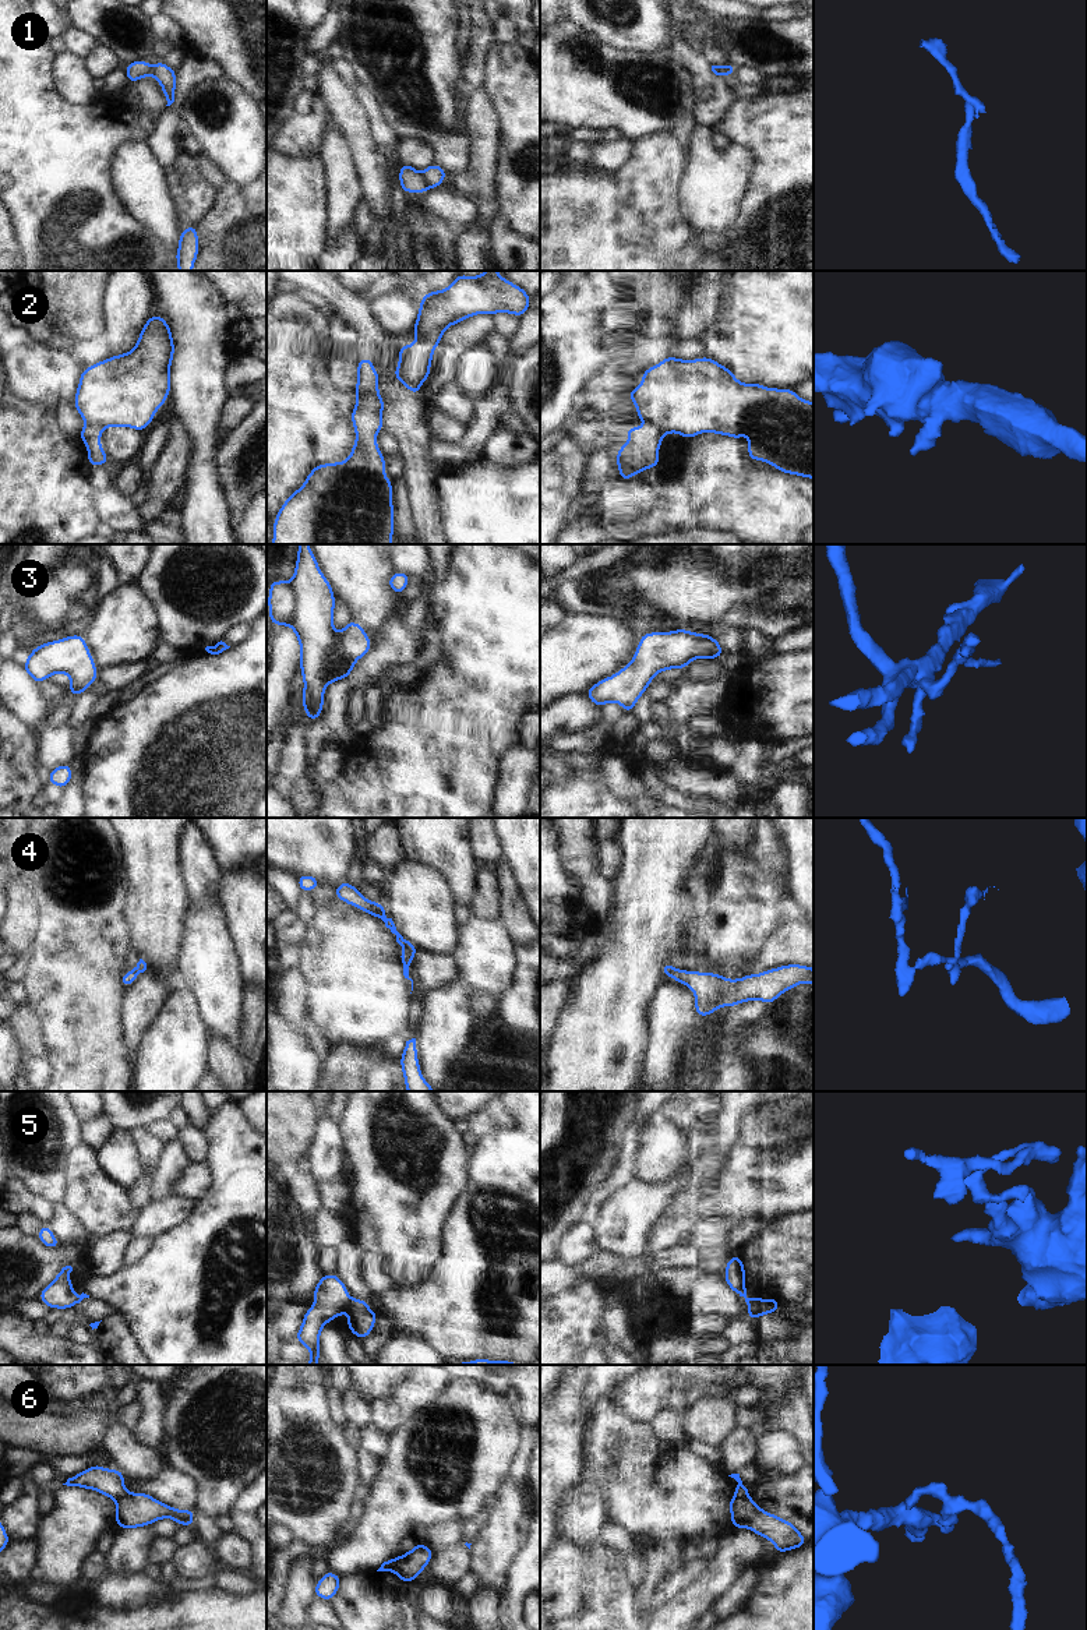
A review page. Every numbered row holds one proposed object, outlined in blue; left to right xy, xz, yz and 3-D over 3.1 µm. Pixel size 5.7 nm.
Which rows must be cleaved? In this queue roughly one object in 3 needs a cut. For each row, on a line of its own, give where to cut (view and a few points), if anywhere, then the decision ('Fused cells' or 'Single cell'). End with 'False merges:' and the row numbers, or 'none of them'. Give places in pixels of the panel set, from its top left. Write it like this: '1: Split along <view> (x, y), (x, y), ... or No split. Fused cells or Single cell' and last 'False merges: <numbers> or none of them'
1: Split along xz (420, 173), (429, 189). Fused cells
2: Split along xz (377, 384), (369, 390), (357, 390), (355, 392). Fused cells
3: No split. Single cell
4: Split along xz (405, 949), (412, 958). Fused cells
5: Split along xz (349, 1297), (343, 1309). Fused cells
6: Split along xz (395, 1558), (392, 1570). Fused cells
False merges: 1, 2, 4, 5, 6

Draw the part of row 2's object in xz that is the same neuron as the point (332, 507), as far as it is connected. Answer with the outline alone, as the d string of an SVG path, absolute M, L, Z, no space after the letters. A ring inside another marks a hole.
M378 385L370 391L357 391L356 405L350 414L356 440L347 461L315 465L304 484L283 501L273 521L272 544L392 544L393 502L392 479L388 479L385 456L377 445L377 433L384 428L384 399Z

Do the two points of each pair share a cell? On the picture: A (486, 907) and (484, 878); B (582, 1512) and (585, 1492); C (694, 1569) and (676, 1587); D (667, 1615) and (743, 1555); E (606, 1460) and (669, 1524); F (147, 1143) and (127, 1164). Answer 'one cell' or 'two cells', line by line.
A: one cell
B: one cell
C: one cell
D: one cell
E: one cell
F: two cells

